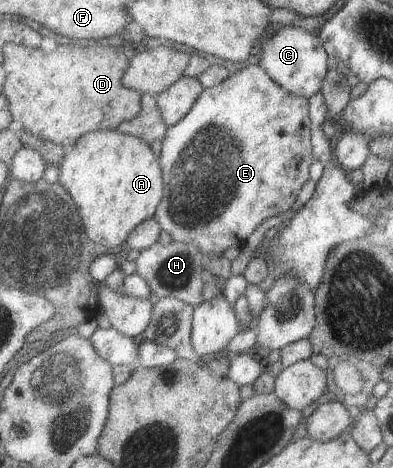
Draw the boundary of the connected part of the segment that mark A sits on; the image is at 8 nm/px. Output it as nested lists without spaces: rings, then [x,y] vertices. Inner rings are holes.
[[[102,129],[84,134],[78,140],[78,144],[68,149],[58,169],[58,182],[70,191],[80,206],[84,232],[90,240],[106,248],[124,246],[138,225],[157,214],[158,207],[165,197],[166,183],[161,159],[156,157],[150,143],[119,129]]]

